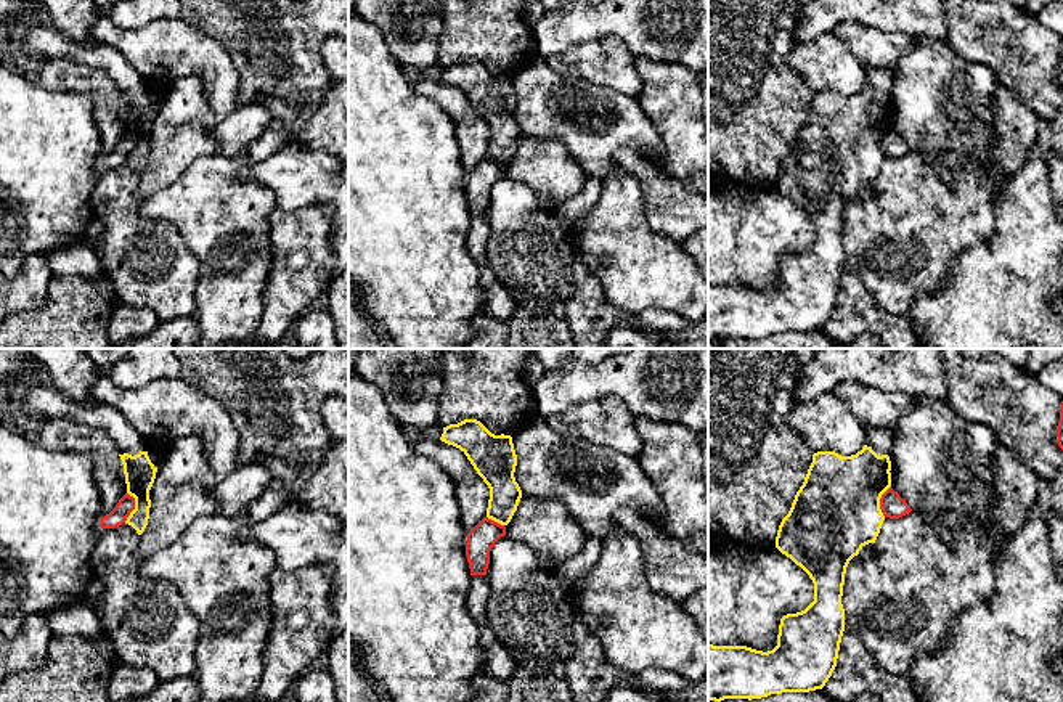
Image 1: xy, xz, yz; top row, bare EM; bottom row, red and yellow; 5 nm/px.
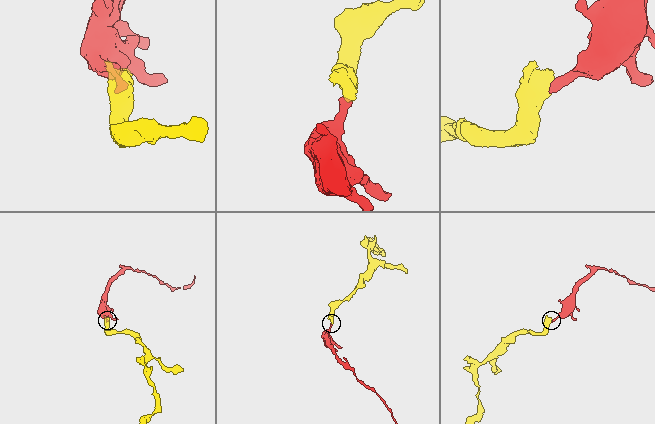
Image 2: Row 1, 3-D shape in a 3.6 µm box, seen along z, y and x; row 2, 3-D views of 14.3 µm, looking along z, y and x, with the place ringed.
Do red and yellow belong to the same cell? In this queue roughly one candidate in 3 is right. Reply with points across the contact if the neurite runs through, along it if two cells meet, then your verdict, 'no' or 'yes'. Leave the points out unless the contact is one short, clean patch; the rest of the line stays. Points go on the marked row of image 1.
border along xy (127, 492), (134, 498), (134, 510), (124, 522); no

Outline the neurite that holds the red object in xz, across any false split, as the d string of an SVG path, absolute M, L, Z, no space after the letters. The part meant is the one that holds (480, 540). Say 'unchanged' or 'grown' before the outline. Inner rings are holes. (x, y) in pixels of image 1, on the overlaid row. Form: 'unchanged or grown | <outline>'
unchanged | M488 517L479 520L479 524L467 533L466 556L470 575L487 575L490 551L504 535L506 527Z

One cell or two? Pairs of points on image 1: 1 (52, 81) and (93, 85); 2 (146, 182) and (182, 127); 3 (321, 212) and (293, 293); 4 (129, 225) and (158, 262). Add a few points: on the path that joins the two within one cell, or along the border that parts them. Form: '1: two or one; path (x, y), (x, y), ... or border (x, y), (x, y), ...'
1: one; path (61, 81), (84, 81)
2: one; path (159, 169), (169, 159), (177, 140)
3: one; path (307, 232), (302, 238), (302, 267), (299, 273)
4: one; path (130, 235), (148, 253)

